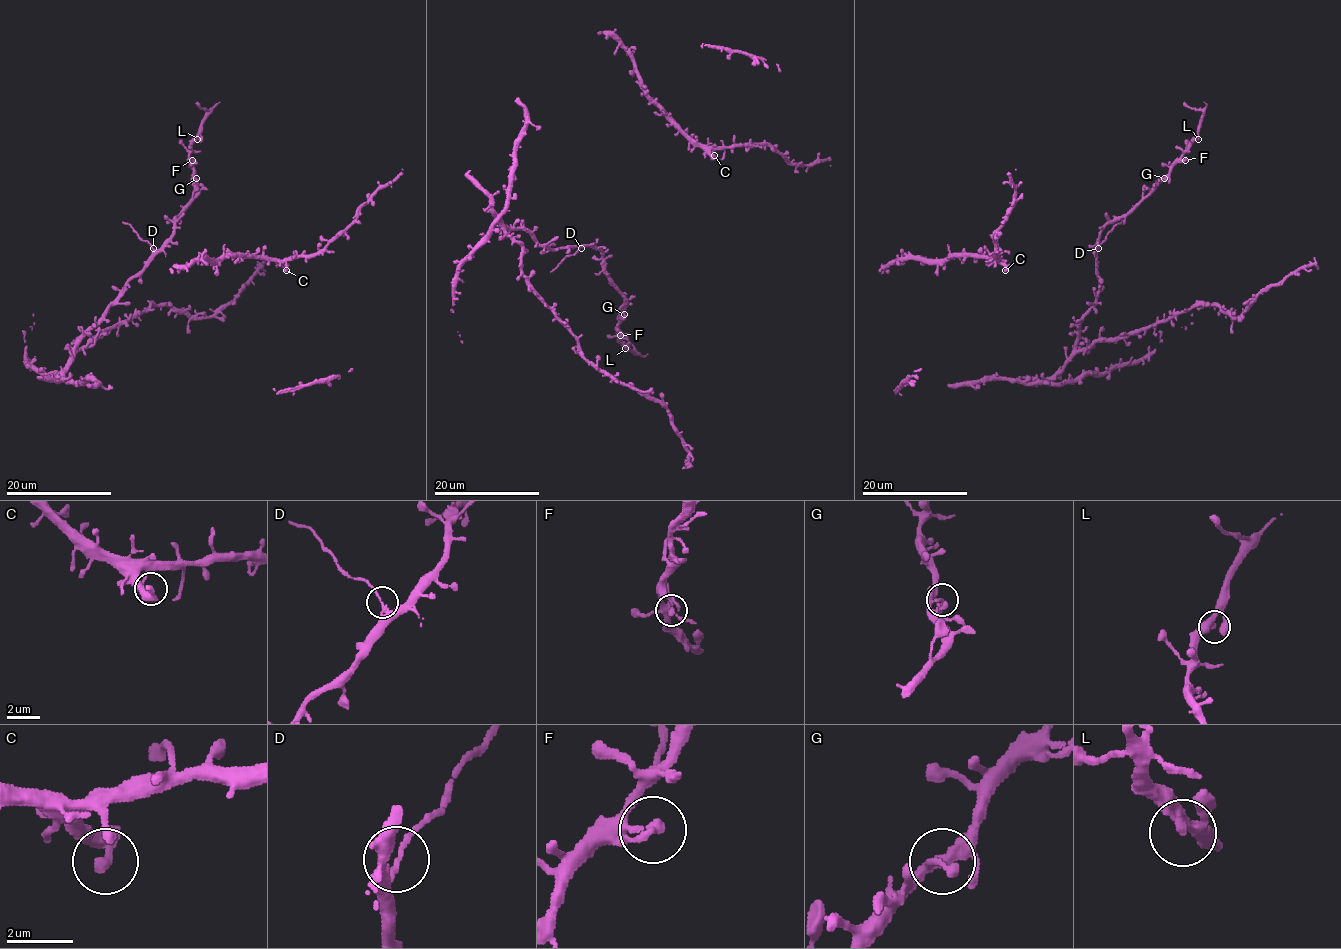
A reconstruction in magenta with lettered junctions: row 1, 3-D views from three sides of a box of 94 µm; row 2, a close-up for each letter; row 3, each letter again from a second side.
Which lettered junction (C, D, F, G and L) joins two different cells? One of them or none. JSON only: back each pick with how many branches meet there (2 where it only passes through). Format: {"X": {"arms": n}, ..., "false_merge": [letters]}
{"D": {"arms": 2}, "false_merge": ["D"]}

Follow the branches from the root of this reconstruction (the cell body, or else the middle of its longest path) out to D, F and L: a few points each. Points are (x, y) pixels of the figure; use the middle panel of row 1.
D: (512, 229), (527, 231), (549, 249), (580, 248)
F: (512, 229), (527, 231), (549, 249), (598, 248), (605, 276), (624, 298), (617, 326), (620, 335)
L: (512, 229), (527, 231), (549, 249), (591, 245), (601, 252), (603, 270), (624, 298), (617, 339), (625, 348)

